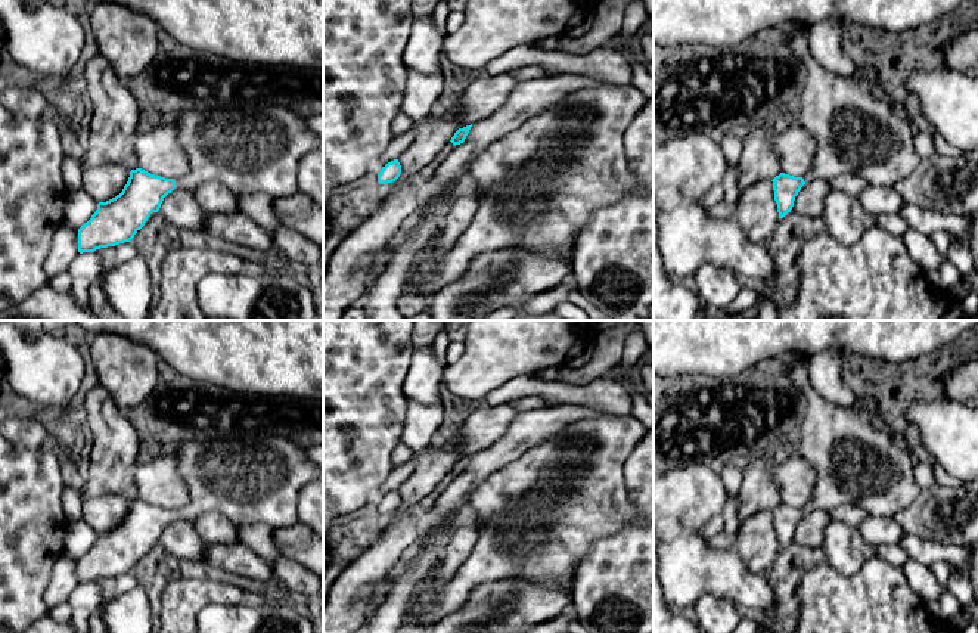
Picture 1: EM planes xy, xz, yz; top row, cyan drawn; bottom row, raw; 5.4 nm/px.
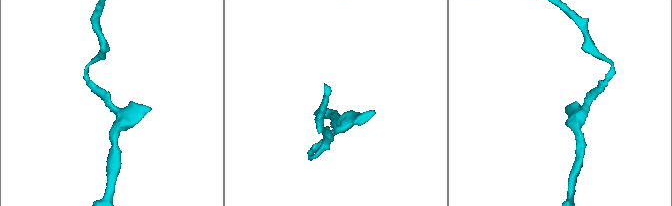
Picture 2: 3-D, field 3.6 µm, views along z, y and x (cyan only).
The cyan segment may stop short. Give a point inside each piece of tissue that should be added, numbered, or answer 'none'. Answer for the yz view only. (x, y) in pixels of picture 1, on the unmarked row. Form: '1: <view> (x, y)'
1: yz (856, 459)

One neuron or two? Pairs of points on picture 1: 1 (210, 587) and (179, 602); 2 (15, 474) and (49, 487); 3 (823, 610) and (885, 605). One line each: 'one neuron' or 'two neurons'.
1: one neuron
2: one neuron
3: one neuron

